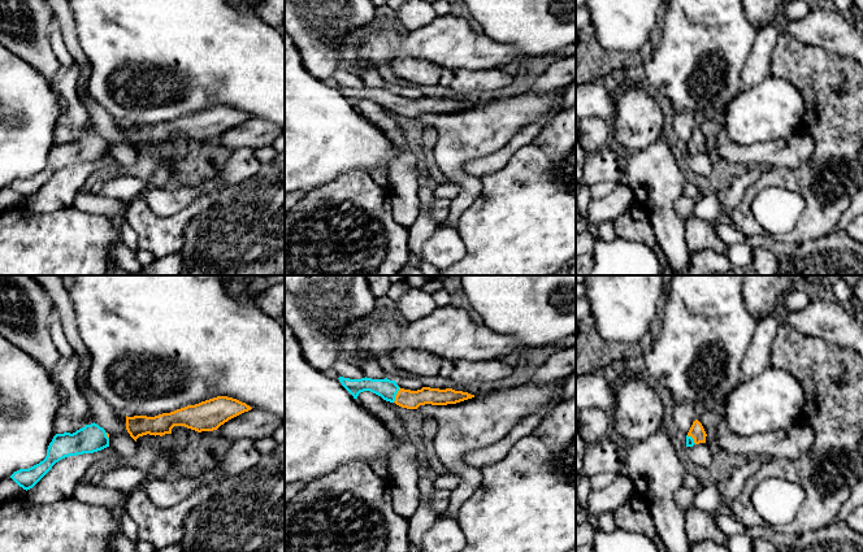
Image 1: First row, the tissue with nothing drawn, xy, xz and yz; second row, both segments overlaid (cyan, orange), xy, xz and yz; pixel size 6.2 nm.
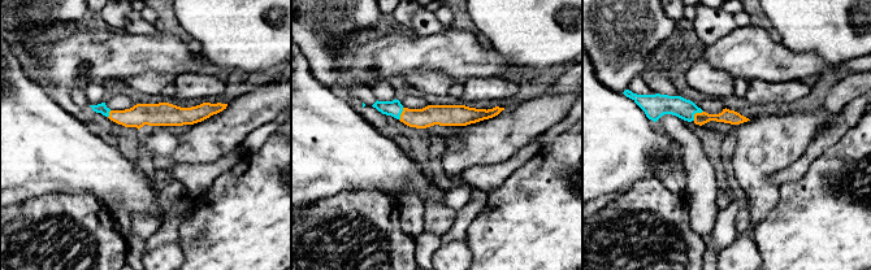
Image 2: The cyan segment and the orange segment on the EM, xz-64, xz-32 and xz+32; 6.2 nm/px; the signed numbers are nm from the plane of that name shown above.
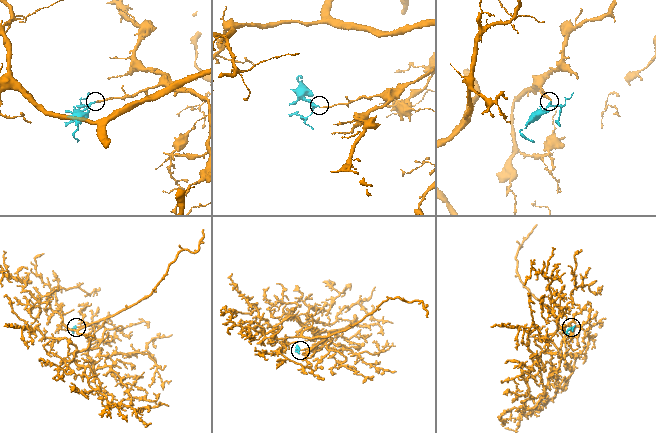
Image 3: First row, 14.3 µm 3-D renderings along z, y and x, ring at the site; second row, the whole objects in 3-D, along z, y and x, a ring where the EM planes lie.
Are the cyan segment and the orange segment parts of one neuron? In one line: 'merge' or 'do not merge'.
merge

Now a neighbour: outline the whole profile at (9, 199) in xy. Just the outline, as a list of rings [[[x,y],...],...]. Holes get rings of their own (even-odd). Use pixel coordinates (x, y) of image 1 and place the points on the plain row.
[[[10,186],[0,191],[0,212],[21,208],[26,199],[19,196]]]

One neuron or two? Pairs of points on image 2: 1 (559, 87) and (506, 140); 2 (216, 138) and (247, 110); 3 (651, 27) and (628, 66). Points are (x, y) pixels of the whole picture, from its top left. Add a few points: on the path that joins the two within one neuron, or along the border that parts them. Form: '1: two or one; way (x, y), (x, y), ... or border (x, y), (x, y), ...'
1: two; border (568, 91), (560, 94), (545, 92)
2: one; way (224, 131), (239, 118)
3: one; way (642, 36), (628, 51), (628, 57)

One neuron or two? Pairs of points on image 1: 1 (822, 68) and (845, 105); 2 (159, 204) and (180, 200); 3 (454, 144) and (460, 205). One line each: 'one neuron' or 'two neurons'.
1: one neuron
2: one neuron
3: one neuron

